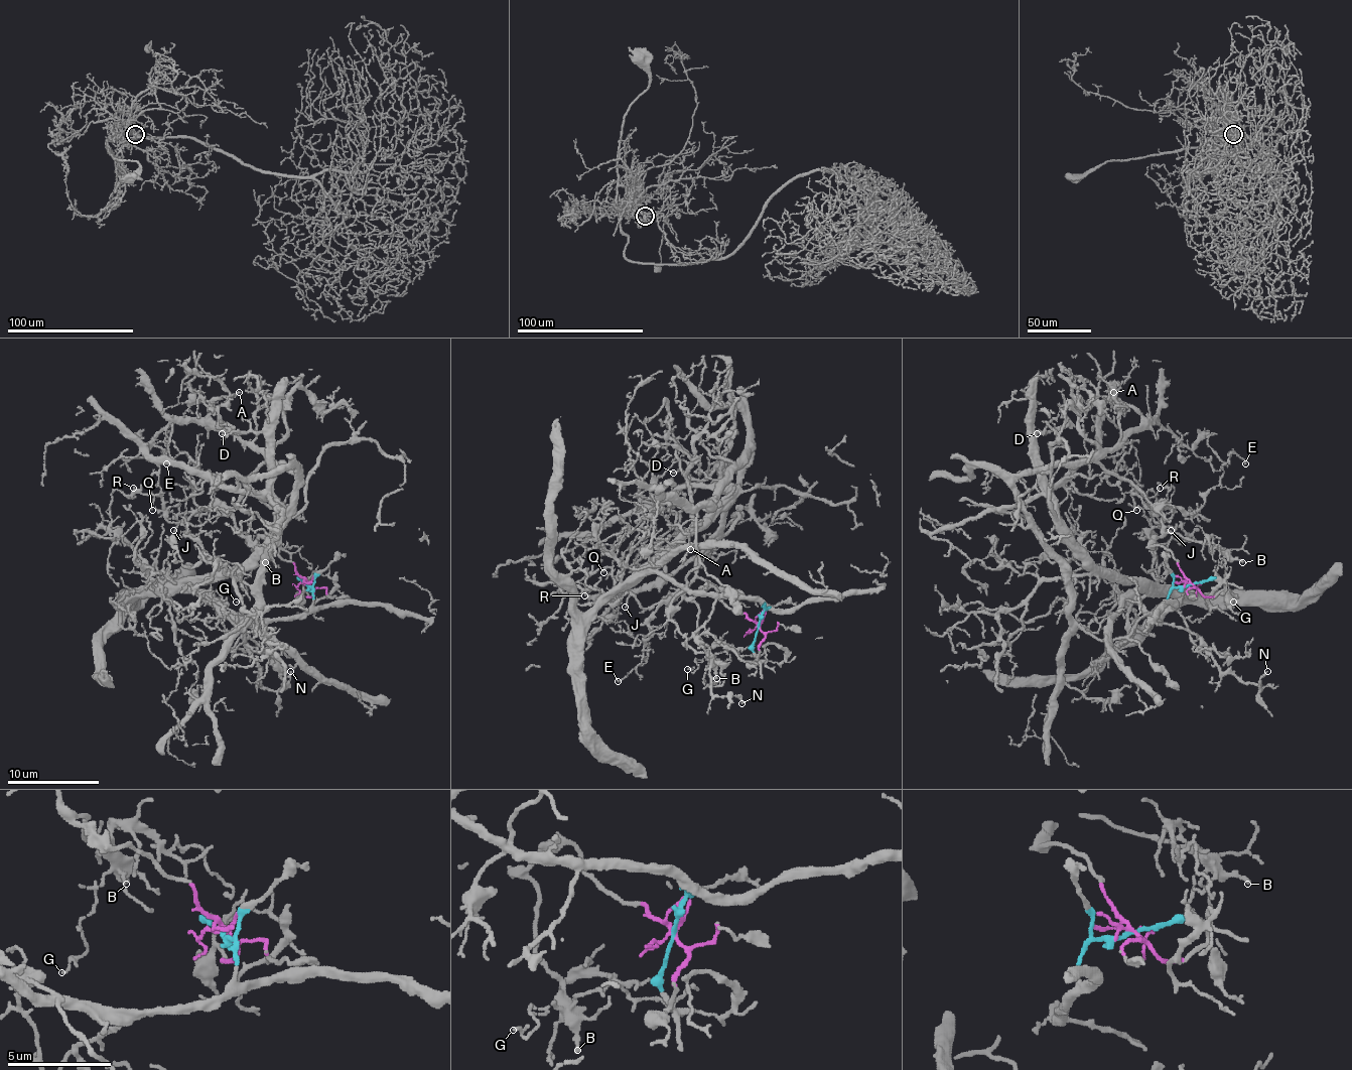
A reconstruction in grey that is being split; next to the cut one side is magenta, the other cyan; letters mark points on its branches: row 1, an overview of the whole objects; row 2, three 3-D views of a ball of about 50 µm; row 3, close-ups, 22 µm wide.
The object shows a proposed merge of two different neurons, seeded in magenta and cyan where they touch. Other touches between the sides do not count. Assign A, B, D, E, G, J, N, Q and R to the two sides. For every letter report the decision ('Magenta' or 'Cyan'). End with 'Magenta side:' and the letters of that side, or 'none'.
A: Magenta
B: Magenta
D: Cyan
E: Magenta
G: Magenta
J: Magenta
N: Cyan
Q: Magenta
R: Magenta
Magenta side: A, B, E, G, J, Q, R

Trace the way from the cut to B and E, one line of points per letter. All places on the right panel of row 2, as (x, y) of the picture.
B: (1190, 584), (1178, 561), (1162, 545), (1151, 545), (1160, 536), (1181, 533), (1220, 545), (1243, 563)
E: (1190, 584), (1162, 545), (1151, 545), (1162, 533), (1160, 513), (1194, 513), (1220, 483), (1231, 452), (1245, 464)

